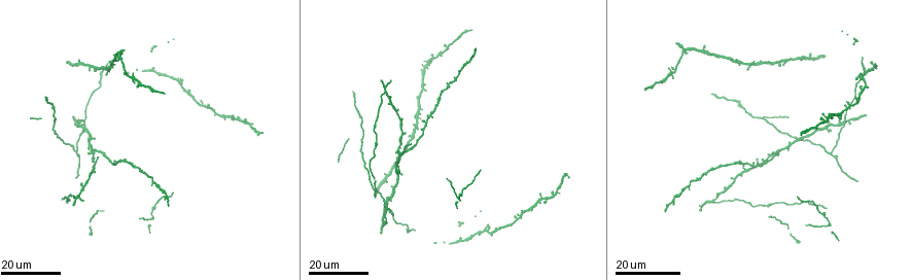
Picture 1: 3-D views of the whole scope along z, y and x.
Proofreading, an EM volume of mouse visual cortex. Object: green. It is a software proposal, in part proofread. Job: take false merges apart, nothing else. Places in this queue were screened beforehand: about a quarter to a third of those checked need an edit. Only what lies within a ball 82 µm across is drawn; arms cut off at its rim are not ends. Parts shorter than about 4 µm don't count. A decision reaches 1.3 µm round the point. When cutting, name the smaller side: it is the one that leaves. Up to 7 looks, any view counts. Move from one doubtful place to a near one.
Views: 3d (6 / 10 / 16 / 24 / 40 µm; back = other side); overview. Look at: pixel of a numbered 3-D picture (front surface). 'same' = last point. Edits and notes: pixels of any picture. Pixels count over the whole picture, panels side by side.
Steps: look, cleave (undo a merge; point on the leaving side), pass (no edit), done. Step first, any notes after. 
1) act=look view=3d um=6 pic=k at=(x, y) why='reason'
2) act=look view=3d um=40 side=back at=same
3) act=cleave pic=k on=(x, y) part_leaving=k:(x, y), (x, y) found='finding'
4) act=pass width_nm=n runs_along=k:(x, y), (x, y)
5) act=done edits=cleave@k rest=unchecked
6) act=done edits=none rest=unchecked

act=look view=3d um=16 pic=1 at=(830, 155)

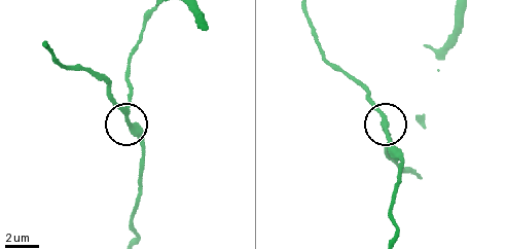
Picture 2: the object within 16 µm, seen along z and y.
act=look view=3d um=6 pic=2 at=(124, 112)

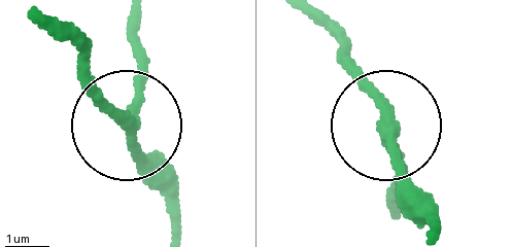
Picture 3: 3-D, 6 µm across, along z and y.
act=pass arms=3 found='all the same cell'

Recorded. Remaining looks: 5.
act=look view=3d um=24 pic=1 at=(84, 123) why='two arms in line, one across'

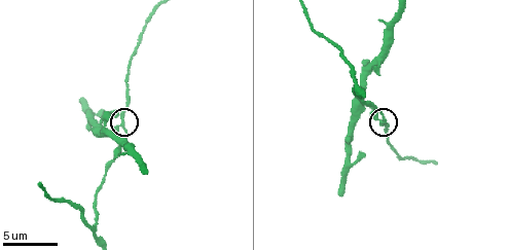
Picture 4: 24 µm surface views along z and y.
act=look view=3d um=6 pic=4 at=(124, 128)

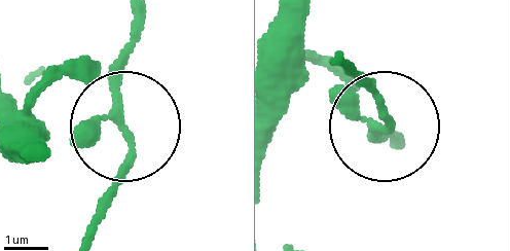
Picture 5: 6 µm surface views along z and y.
act=pass width_nm=190 runs_along=5:(305, 21), (305, 76), (394, 128), (371, 80) found='all the same cell'

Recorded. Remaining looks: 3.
act=look view=3d um=16 pic=1 at=(713, 201) why='three arms meet'

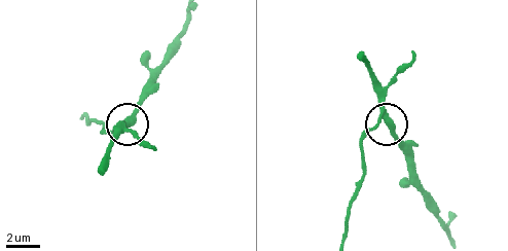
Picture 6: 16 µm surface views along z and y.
act=look view=3d um=10 pic=6 at=(383, 112) why='zoom in'

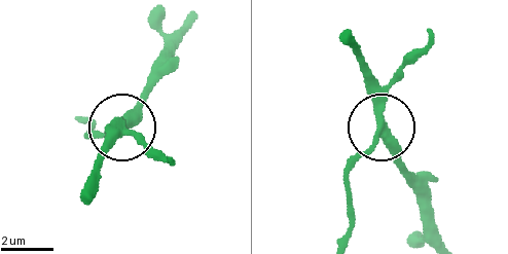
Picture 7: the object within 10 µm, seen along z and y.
act=pass runs_along=7:(436, 233), (429, 194), (380, 128), (372, 70) found='one cell here'

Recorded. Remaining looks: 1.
act=done edits=none rest=unchecked

